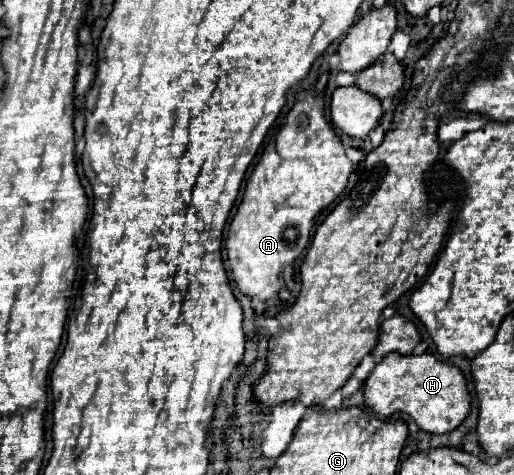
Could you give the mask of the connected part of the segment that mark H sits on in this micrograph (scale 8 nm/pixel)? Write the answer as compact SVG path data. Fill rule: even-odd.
M433 354L385 356L363 382L363 398L365 404L377 414L389 418L397 412L405 412L421 430L431 434L447 434L455 430L469 414L469 392L465 376L459 368L439 362Z

